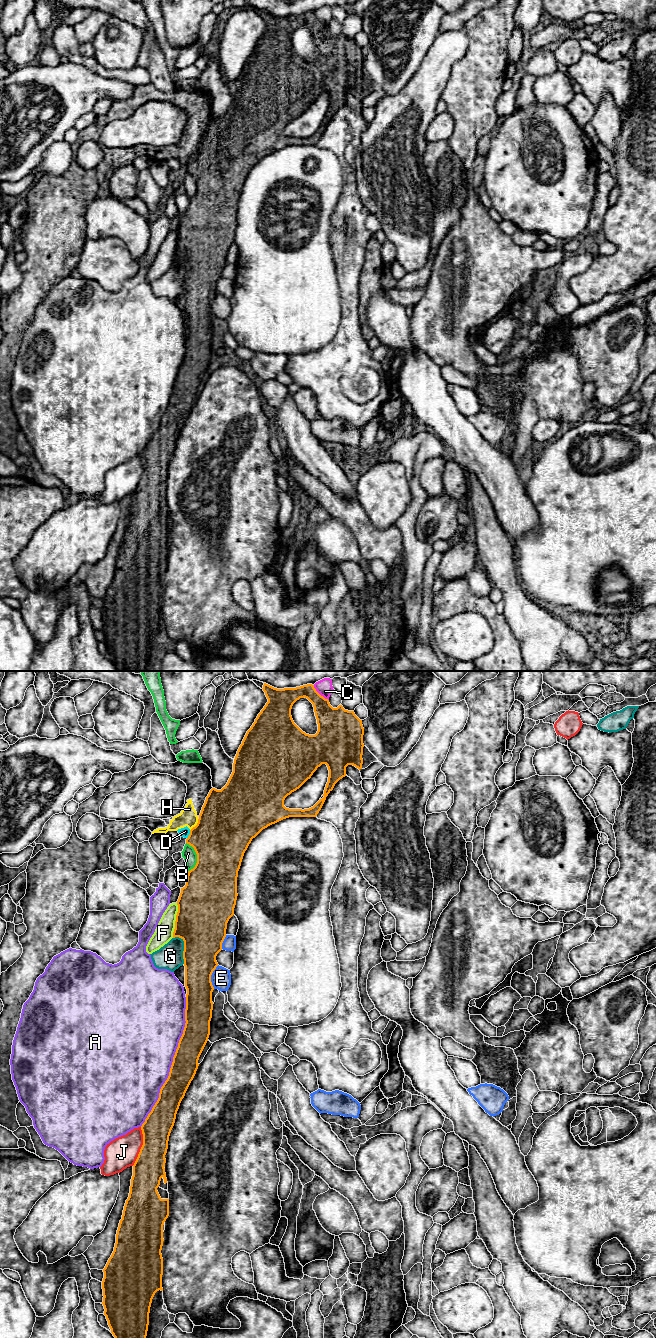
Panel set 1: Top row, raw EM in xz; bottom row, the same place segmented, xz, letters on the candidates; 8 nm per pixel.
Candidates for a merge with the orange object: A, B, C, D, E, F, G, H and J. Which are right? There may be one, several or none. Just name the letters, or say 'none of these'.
none of these

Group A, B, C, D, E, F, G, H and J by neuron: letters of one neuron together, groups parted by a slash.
A / B / C / D H / E / F / G / J

